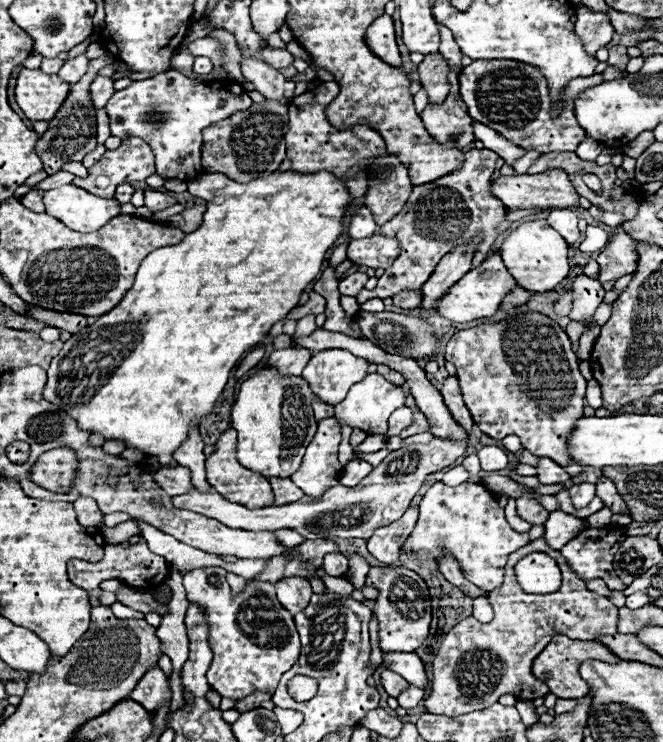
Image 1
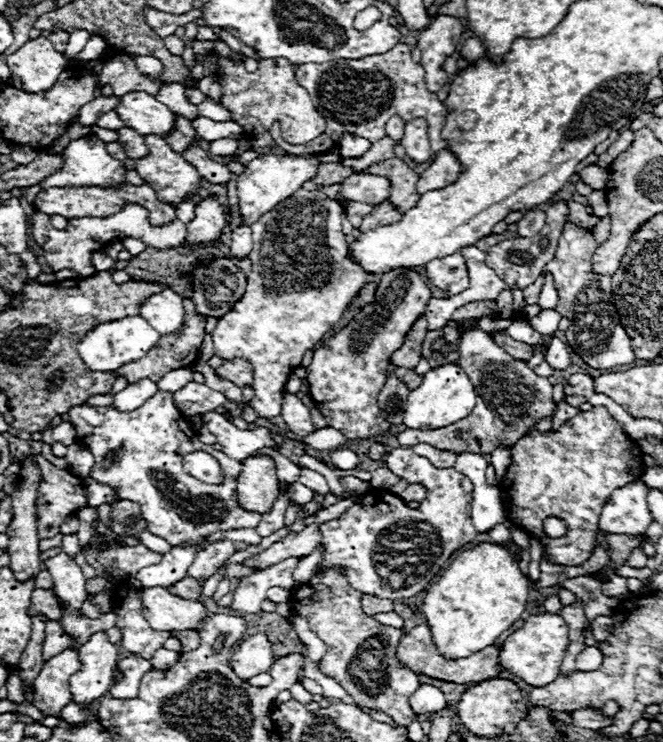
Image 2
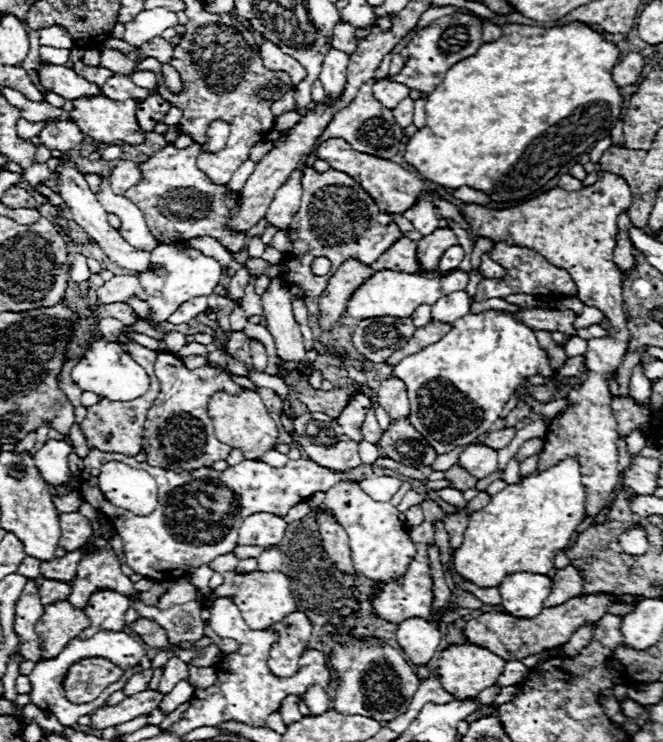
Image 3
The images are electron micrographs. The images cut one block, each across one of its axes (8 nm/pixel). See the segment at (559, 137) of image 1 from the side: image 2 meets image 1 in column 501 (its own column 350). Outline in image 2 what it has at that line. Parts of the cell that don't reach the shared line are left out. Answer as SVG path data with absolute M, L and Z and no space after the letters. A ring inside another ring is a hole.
M398 42L386 54L374 54L358 60L332 60L326 64L302 64L296 68L294 76L296 82L308 90L318 112L326 118L326 130L305 144L289 144L282 138L278 122L274 122L270 134L276 140L276 146L288 154L328 152L332 146L338 146L342 132L366 136L370 142L378 142L386 136L384 126L392 116L402 116L406 124L422 118L428 124L428 140L432 144L432 152L438 154L446 148L446 142L440 136L442 124L446 120L446 108L436 98L436 94L426 90L424 68L410 58L410 46L404 42Z

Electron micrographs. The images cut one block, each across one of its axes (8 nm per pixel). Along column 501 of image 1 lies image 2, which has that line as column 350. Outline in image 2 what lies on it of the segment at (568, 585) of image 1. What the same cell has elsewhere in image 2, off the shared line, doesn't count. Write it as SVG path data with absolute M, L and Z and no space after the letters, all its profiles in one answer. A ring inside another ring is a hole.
M328 570L292 592L290 606L308 618L310 628L326 644L326 656L320 660L320 672L336 680L360 708L370 708L388 714L398 724L416 720L408 706L408 698L420 686L418 674L404 668L398 660L398 644L404 636L400 628L384 626L362 612L360 592L346 578Z

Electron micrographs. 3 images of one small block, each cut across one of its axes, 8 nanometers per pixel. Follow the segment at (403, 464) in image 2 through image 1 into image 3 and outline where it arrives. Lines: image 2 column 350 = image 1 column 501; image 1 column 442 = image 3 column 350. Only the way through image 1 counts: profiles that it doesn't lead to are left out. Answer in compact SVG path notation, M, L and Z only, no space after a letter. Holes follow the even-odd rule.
M336 484L326 492L326 498L318 508L330 510L332 518L346 530L350 538L352 562L358 574L374 582L400 580L406 574L410 562L416 556L416 548L408 536L406 524L398 520L396 506L390 502L372 500L356 484Z

